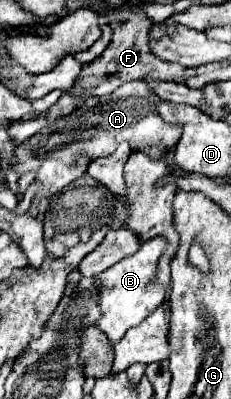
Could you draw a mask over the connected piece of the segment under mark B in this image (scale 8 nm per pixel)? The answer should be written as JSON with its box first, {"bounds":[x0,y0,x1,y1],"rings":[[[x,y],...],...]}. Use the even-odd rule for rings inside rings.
{"bounds":[97,237,167,343],"rings":[[[153,237],[149,241],[145,241],[141,245],[141,249],[131,255],[121,259],[119,263],[115,263],[113,267],[105,269],[103,273],[99,273],[97,277],[97,287],[101,289],[101,319],[97,321],[97,327],[107,333],[107,337],[111,337],[111,343],[117,343],[127,329],[139,325],[143,319],[149,317],[149,313],[153,313],[159,305],[163,305],[165,301],[165,285],[155,281],[157,275],[157,263],[159,257],[163,255],[167,247],[167,239],[165,237]]]}

